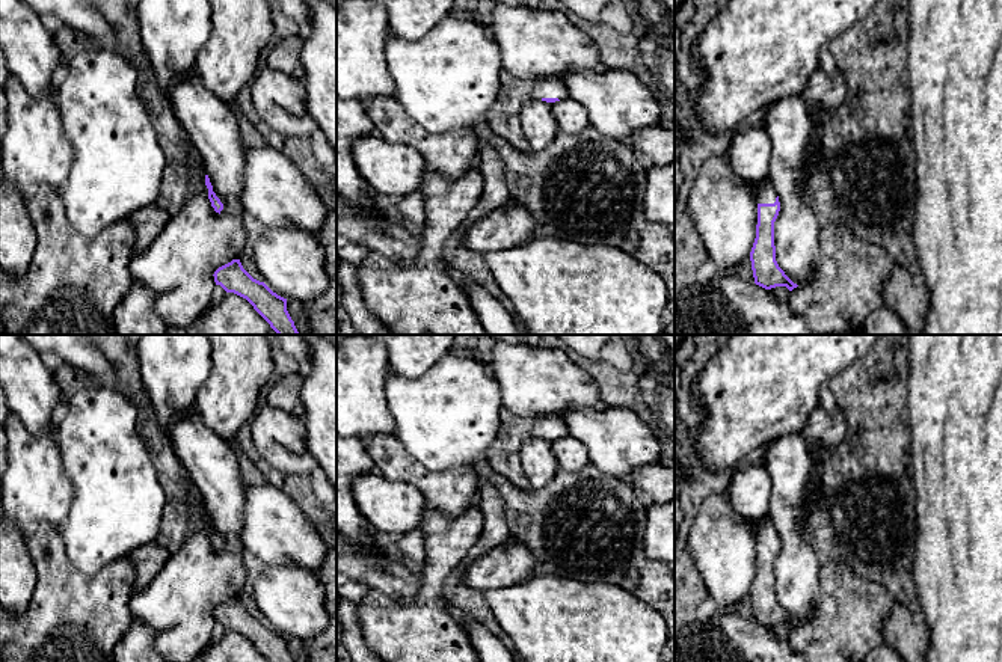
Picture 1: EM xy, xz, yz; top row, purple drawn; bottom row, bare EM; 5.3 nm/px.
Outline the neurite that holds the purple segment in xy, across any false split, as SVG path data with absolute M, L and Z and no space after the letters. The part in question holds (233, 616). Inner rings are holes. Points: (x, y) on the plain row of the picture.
M240 597L219 605L213 614L216 623L246 636L269 662L294 662L287 648L287 636L273 630L264 620L254 617Z

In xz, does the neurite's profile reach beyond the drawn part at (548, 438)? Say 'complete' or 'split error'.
split error

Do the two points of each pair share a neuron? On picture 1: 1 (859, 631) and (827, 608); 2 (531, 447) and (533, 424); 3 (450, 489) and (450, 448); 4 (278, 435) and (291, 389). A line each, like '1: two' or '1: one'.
1: one
2: two
3: two
4: two

